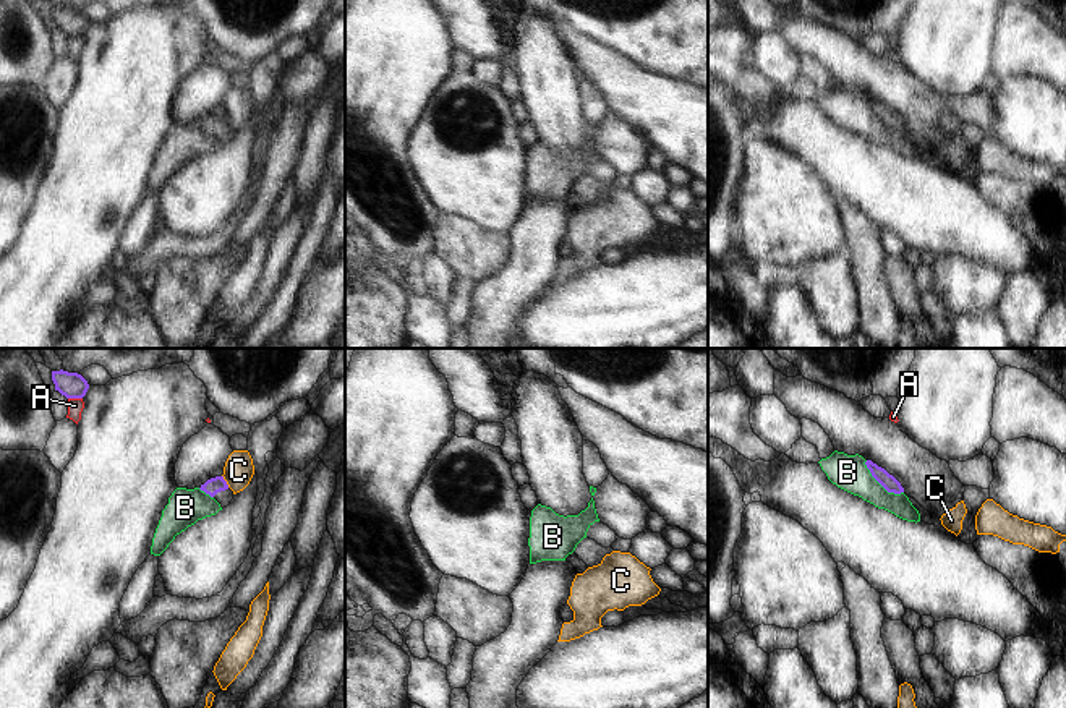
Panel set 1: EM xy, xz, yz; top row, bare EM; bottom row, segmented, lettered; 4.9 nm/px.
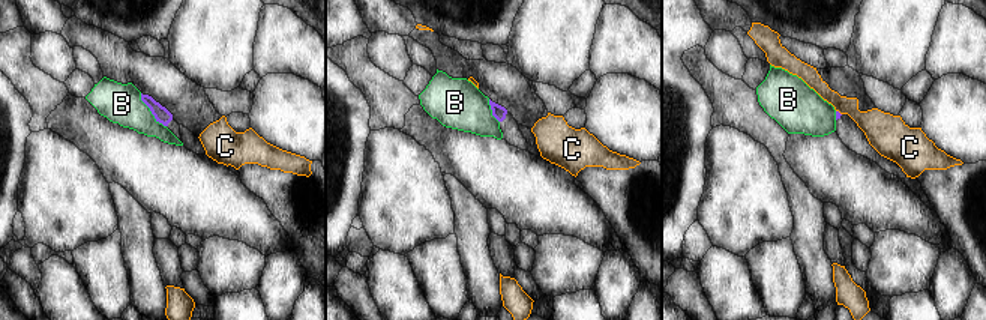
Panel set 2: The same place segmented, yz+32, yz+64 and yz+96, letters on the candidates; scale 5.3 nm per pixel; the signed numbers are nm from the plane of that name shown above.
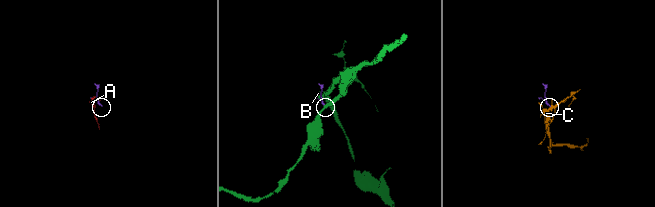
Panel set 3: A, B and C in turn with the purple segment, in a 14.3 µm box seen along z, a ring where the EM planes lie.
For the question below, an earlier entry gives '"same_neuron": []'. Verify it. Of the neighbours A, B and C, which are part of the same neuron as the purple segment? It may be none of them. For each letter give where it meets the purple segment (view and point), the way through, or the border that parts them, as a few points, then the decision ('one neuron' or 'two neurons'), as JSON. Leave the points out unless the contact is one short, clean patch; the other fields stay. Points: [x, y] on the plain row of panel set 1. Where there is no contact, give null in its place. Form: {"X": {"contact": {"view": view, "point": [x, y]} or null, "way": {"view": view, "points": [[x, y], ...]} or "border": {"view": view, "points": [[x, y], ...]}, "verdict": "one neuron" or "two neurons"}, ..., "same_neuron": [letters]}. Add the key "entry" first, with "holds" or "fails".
{"entry": "holds", "A": {"contact": {"view": "xy", "point": [75, 34]}, "verdict": "two neurons"}, "B": {"contact": {"view": "yz", "point": [880, 120]}, "border": {"view": "yz", "points": [[865, 98], [870, 110], [888, 128], [903, 130]]}, "verdict": "two neurons"}, "C": {"contact": {"view": "xy", "point": [225, 119]}, "border": {"view": "xy", "points": [[222, 112], [229, 123]]}, "verdict": "two neurons"}, "same_neuron": []}

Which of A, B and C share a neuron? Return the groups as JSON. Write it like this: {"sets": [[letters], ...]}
{"sets": [["A"], ["B"], ["C"]]}

